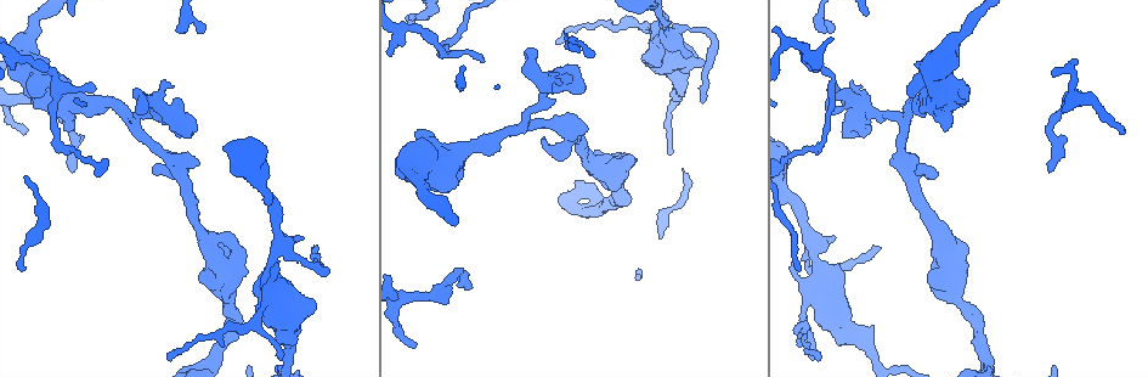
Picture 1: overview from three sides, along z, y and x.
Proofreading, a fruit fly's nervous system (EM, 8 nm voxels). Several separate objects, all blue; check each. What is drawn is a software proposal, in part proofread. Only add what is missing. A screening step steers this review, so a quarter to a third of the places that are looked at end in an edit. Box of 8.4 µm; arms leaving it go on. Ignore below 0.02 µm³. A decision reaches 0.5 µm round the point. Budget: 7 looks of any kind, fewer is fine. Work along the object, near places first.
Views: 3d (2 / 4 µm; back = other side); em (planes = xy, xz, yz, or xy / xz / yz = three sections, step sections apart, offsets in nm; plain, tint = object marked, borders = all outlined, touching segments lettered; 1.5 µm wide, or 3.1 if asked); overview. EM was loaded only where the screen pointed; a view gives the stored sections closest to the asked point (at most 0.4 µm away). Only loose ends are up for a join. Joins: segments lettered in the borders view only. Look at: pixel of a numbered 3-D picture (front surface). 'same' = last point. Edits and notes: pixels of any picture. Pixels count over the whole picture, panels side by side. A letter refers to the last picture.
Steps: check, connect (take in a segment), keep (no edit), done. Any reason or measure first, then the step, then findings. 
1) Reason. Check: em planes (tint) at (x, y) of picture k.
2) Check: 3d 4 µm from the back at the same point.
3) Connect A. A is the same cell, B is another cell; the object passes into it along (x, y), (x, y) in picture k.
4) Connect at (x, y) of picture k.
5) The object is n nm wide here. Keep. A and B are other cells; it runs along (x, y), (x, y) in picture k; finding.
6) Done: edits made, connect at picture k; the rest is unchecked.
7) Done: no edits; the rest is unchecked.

Branch stops here. Check: em planes (borders) at (207, 278) of picture 1.

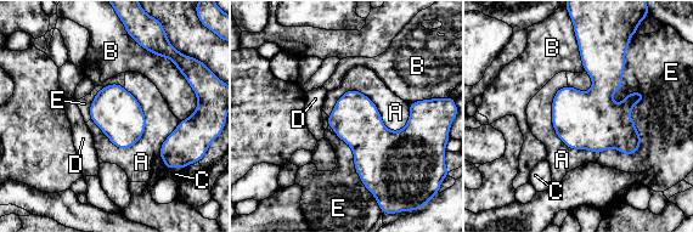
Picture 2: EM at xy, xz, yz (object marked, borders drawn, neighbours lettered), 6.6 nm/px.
Keep. A, B, C, D and E are other cells; no lettered segment goes on from it.

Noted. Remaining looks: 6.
Thin end. Check: 3d 4 µm from the back at (818, 356) of picture 1.

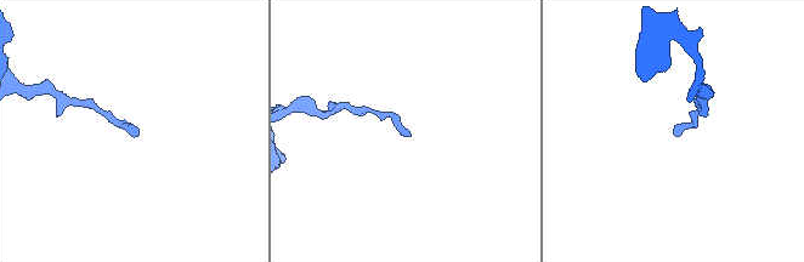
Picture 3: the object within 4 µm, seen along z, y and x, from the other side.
Check: em planes (borders) at (681, 134) of picture 3.

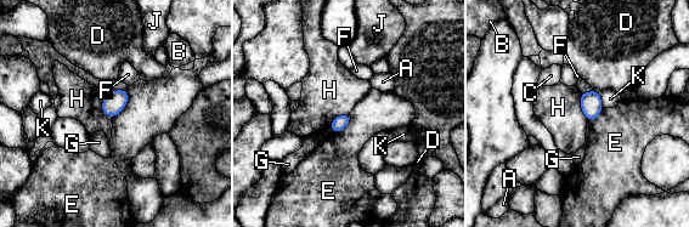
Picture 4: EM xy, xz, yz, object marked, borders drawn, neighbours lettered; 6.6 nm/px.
Keep. A, B, C, D, E, F, G, H, J and K are other cells; no lettered segment goes on from it.

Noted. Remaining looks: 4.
Check: em yz step 4 (tint) at (1122, 131) of picture 1.

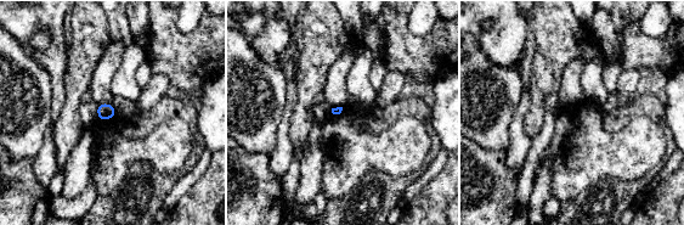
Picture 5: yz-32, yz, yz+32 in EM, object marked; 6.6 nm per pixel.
Check: em planes (borders) at the same point.

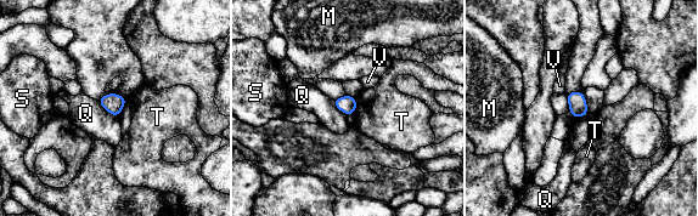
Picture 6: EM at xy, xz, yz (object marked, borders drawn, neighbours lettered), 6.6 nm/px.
Keep. M, Q, S, T and V are other cells; a border runs along (96, 101), (117, 117) in picture 6; no lettered segment goes on from it.

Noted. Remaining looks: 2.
Done: no edits; the rest is unchecked.

